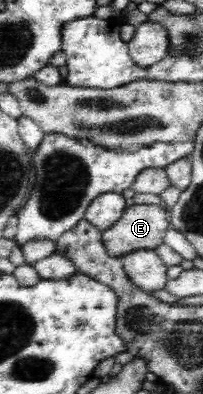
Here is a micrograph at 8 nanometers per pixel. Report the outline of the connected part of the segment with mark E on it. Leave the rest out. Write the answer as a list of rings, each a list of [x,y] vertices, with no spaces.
[[[165,205],[127,206],[117,223],[102,232],[102,240],[111,257],[122,257],[139,249],[155,249],[164,243],[170,225]]]

